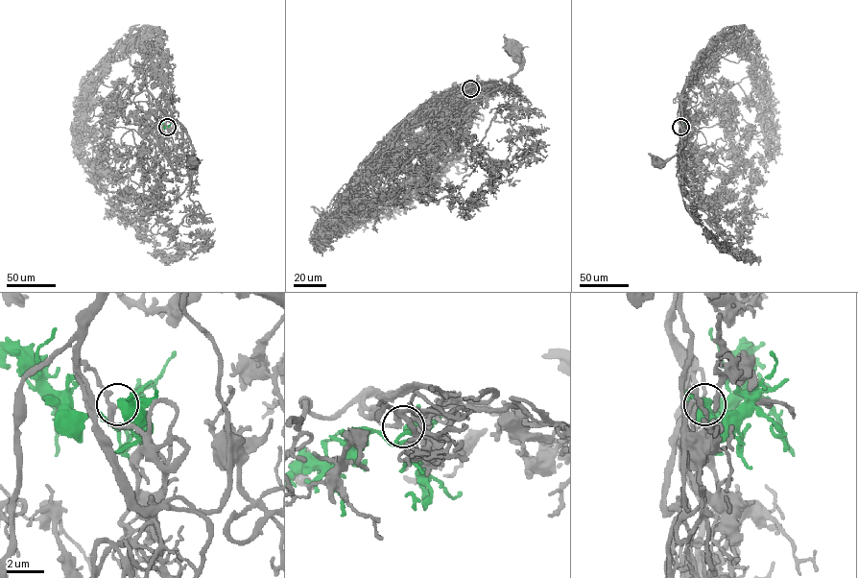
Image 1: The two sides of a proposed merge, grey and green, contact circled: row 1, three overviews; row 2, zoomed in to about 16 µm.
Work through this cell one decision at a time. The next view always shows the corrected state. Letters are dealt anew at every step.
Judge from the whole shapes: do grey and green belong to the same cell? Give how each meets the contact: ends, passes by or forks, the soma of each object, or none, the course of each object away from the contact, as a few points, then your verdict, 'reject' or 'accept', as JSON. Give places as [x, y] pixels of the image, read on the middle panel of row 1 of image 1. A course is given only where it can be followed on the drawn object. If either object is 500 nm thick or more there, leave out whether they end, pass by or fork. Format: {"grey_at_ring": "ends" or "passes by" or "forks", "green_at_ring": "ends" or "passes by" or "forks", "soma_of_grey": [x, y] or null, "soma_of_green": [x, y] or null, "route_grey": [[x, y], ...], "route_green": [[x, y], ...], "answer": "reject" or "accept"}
{"grey_at_ring": "passes by", "green_at_ring": "passes by", "soma_of_grey": [513, 48], "soma_of_green": null, "route_grey": [[469, 88], [508, 86], [519, 68], [512, 48]], "route_green": [[470, 88], [459, 93]], "answer": "accept"}

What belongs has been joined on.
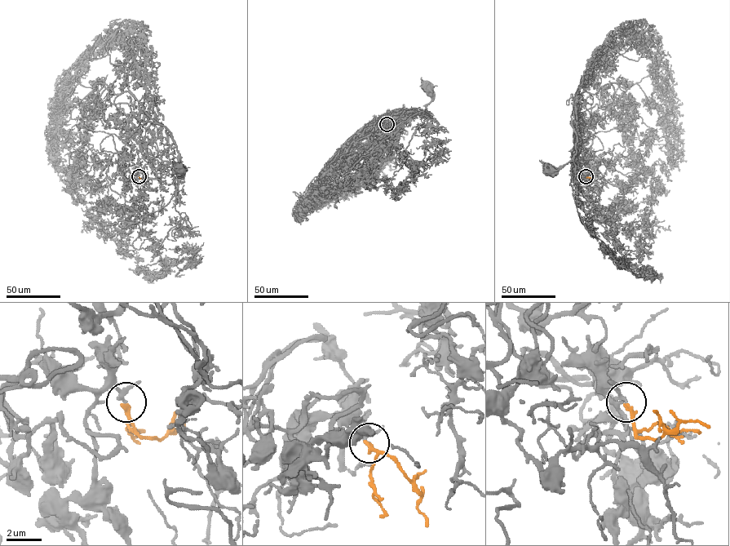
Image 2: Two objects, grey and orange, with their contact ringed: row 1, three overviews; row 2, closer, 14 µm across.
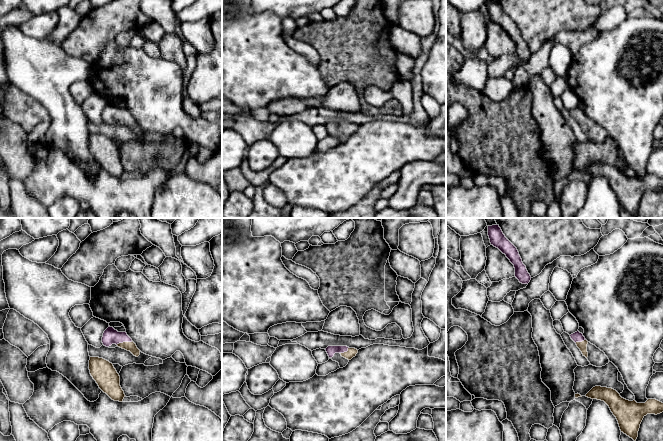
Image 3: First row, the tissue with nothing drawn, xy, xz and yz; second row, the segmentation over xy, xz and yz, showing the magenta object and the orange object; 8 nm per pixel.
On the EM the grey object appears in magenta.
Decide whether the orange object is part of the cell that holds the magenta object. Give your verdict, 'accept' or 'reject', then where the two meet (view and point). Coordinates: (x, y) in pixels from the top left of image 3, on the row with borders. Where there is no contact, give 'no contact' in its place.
accept; meets magenta in xy at (124, 341)

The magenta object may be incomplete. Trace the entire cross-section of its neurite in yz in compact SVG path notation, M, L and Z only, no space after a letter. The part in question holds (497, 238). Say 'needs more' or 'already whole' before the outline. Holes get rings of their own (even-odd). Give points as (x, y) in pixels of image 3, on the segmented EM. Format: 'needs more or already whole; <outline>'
already whole; M499 225L488 226L488 236L491 245L498 248L515 268L515 277L522 284L528 284L531 276L523 264L517 248L505 237Z

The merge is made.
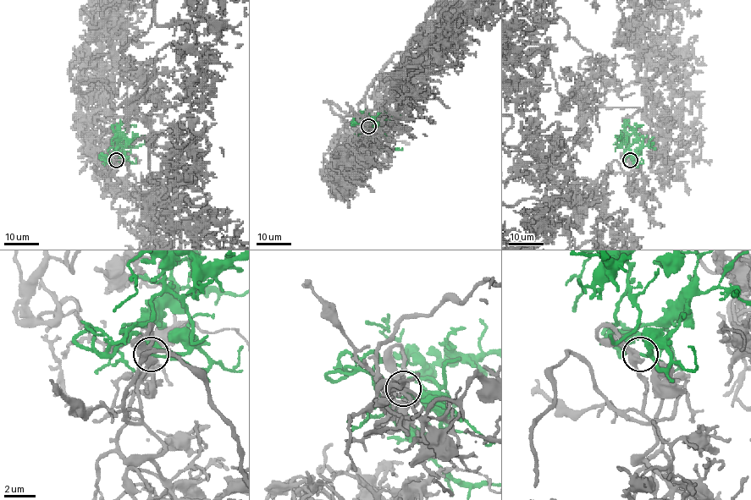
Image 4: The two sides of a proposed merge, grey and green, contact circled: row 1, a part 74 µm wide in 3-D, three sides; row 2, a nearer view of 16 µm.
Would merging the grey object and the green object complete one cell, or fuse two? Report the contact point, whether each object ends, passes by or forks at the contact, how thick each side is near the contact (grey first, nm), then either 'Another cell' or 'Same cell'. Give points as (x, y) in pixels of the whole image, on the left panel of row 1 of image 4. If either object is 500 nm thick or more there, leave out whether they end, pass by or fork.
Place: (116, 160). At the ring grey forks. At the ring green ends. Thickness 360 nm (grey) against 200 nm. Same cell

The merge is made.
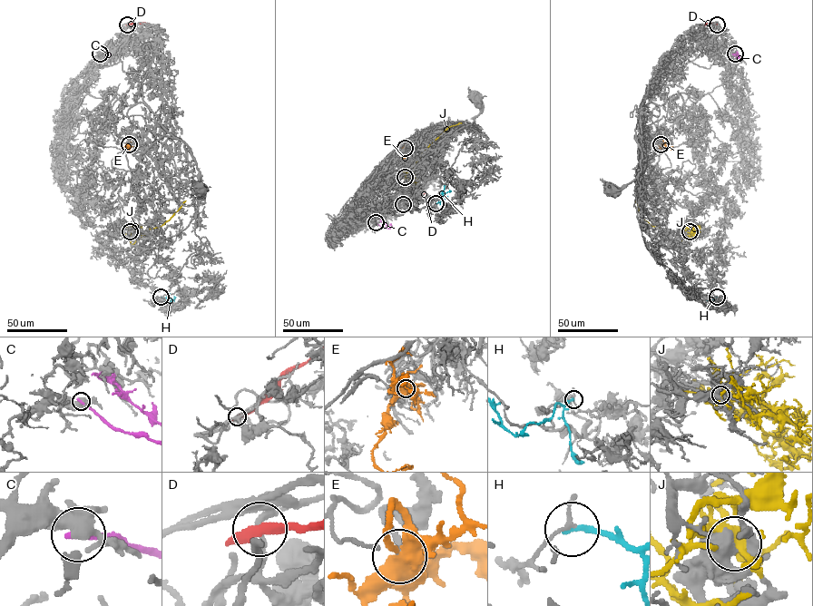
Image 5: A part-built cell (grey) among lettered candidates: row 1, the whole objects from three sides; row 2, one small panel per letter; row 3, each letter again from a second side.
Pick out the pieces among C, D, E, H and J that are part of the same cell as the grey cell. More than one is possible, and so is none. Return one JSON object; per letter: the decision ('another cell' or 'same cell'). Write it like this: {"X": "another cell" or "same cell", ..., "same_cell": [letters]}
{"C": "another cell", "D": "another cell", "E": "same cell", "H": "another cell", "J": "another cell", "same_cell": ["E"]}

